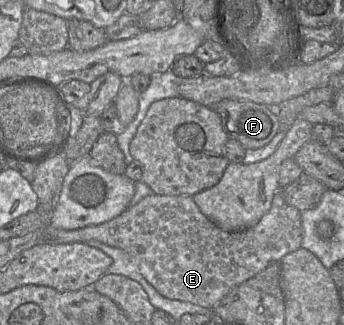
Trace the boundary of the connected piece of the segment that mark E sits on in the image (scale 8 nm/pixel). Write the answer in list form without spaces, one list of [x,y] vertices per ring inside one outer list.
[[[280,190],[274,195],[271,208],[253,227],[235,232],[218,228],[199,210],[189,195],[151,194],[130,206],[117,217],[95,226],[76,230],[57,229],[51,226],[40,232],[38,244],[85,243],[96,240],[131,255],[141,275],[163,297],[190,302],[205,308],[214,306],[235,287],[263,271],[269,264],[279,262],[287,254],[301,248],[303,236],[301,212],[288,205]]]

